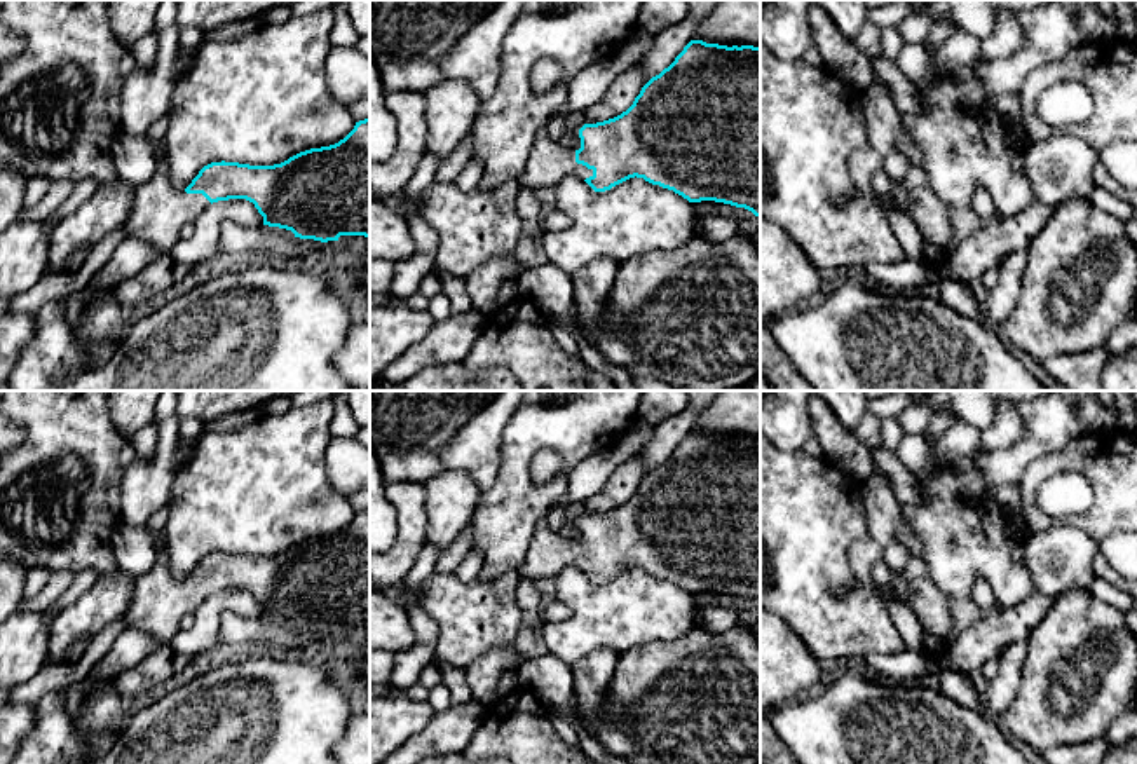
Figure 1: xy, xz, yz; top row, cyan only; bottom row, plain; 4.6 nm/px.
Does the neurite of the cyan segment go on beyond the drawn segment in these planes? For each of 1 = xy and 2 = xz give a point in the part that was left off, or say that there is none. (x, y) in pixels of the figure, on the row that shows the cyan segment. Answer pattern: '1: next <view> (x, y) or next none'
1: next xy (159, 211)
2: next xz (548, 163)

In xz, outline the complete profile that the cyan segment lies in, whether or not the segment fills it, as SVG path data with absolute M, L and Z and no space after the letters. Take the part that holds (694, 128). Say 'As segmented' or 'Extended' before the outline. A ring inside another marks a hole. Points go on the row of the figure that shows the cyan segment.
Extended. M691 40L668 68L642 87L626 112L603 122L584 124L579 138L579 150L563 148L548 136L544 124L518 178L520 187L556 188L563 178L575 174L595 192L605 192L637 176L673 190L689 202L715 201L760 216L760 47Z

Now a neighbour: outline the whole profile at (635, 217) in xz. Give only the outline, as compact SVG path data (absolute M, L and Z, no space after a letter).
M581 176L556 185L556 208L572 225L546 232L546 262L568 276L609 258L616 265L649 251L685 246L694 234L698 209L673 190L630 178L610 190L595 192Z

